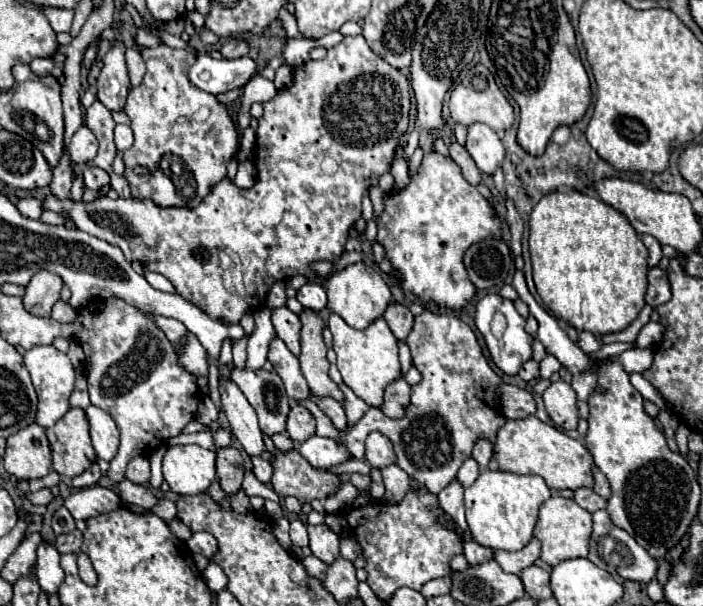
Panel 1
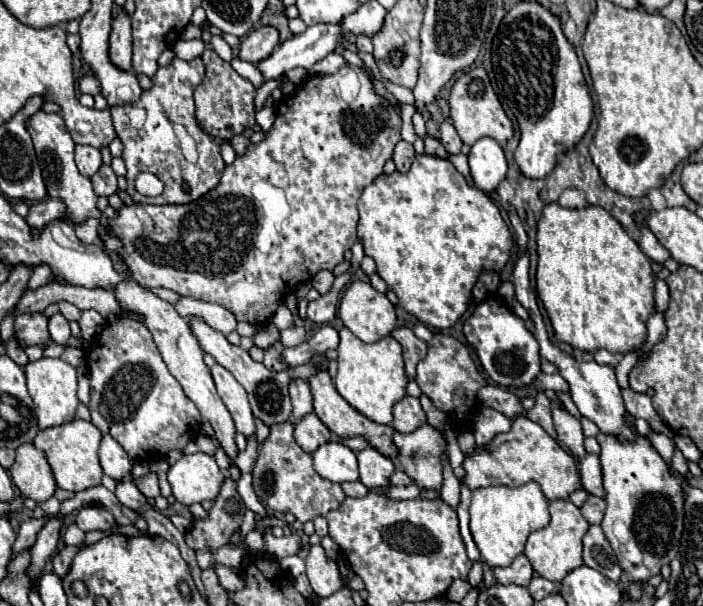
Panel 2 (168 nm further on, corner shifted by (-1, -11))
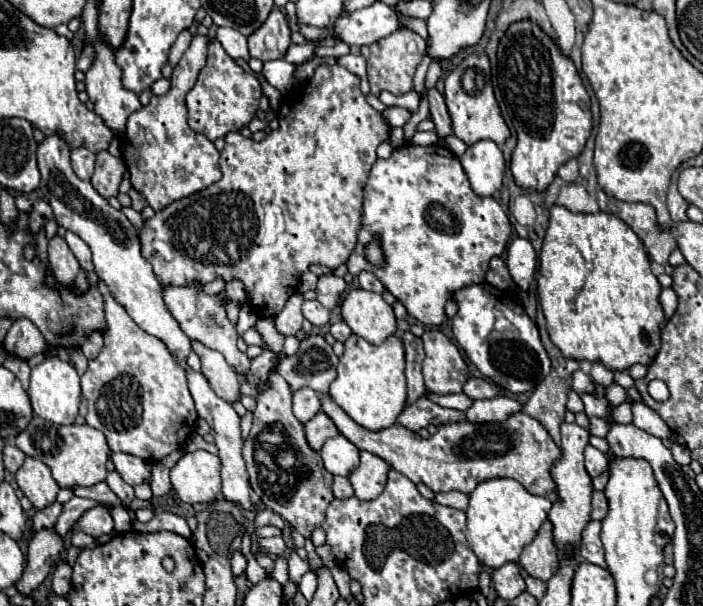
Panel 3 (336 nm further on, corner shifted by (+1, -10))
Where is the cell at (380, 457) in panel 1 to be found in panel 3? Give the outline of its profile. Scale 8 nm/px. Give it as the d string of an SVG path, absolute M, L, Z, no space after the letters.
M362 452L360 466L350 474L350 482L354 486L354 496L362 500L374 500L386 486L388 464L376 454Z

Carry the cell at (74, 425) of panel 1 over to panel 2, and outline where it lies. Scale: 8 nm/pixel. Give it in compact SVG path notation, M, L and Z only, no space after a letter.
M74 419L60 427L50 427L50 429L38 431L34 445L46 453L54 479L56 479L56 485L60 489L76 493L76 491L84 491L88 487L100 485L100 479L102 479L102 467L98 463L100 439L102 439L102 433L96 425L92 425L90 421Z

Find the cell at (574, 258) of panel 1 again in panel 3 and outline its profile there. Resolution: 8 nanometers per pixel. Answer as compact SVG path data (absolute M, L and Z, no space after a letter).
M552 206L536 282L550 340L566 358L600 362L614 372L630 370L634 364L650 366L654 362L660 346L660 326L664 324L664 312L658 300L662 286L650 272L650 258L642 240L620 218L608 212L574 214L564 206Z

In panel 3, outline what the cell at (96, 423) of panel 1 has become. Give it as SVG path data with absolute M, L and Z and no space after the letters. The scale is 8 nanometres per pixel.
M116 452L112 454L116 472L130 484L150 484L150 464L146 464L146 460L124 454L124 452Z

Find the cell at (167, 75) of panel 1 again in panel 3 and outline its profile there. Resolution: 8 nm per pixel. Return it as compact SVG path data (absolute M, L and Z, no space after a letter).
M196 34L188 50L182 54L178 66L172 70L172 86L166 96L152 96L150 104L130 114L126 124L122 158L128 166L132 186L144 194L156 212L170 206L170 202L196 194L222 178L218 166L220 152L204 134L196 134L188 126L188 110L184 102L186 92L194 86L200 68L206 64L208 42L208 36Z

